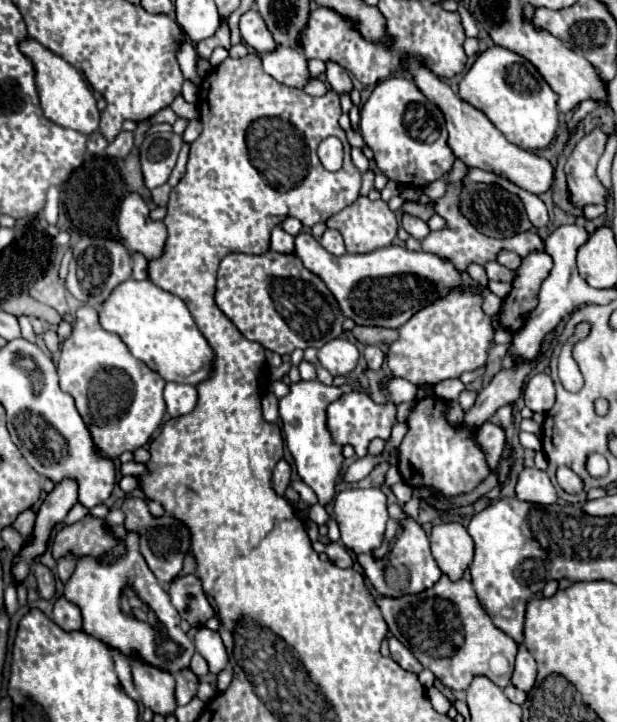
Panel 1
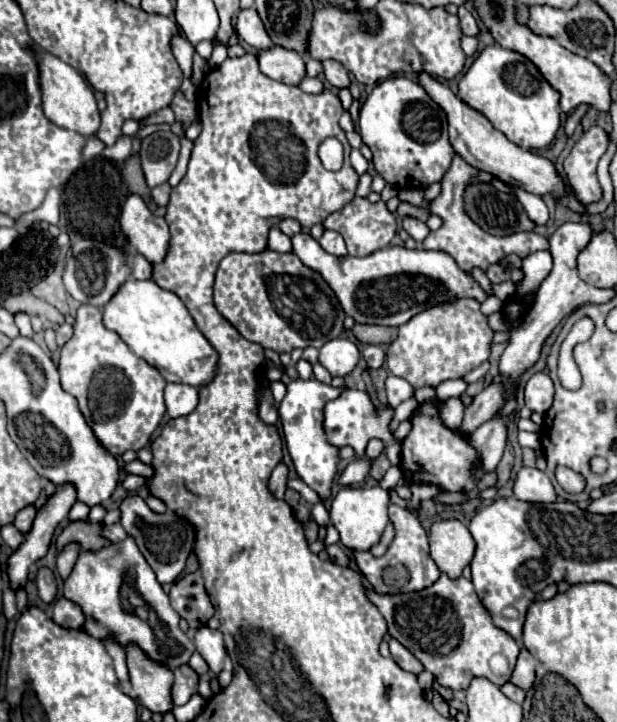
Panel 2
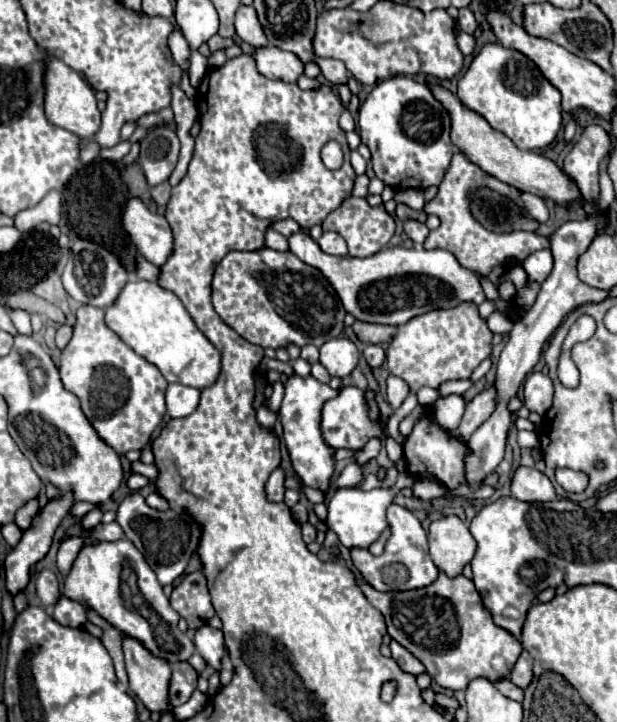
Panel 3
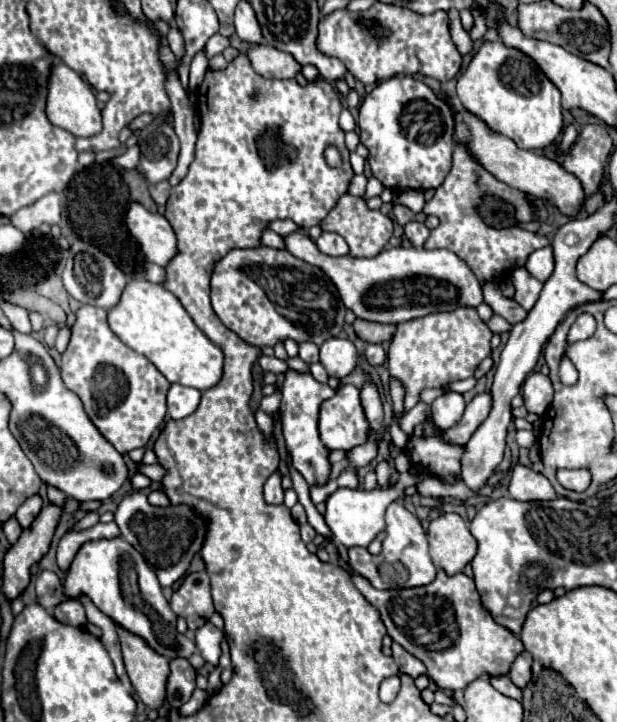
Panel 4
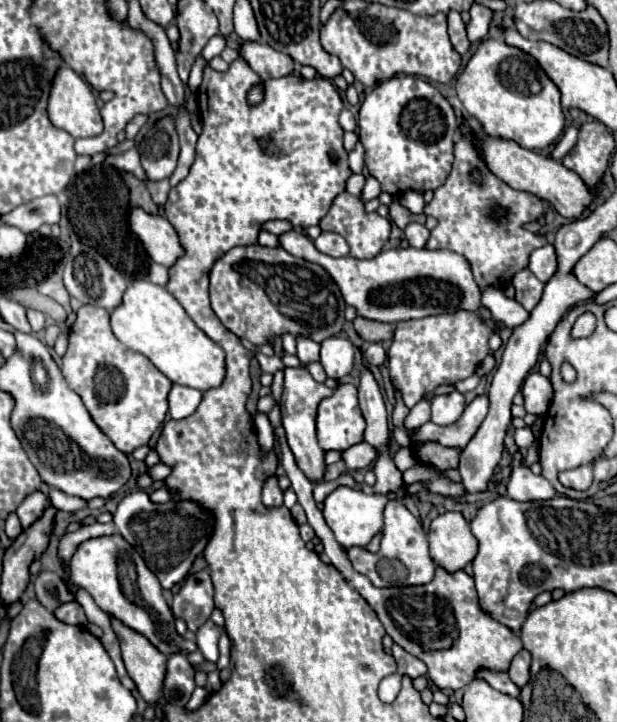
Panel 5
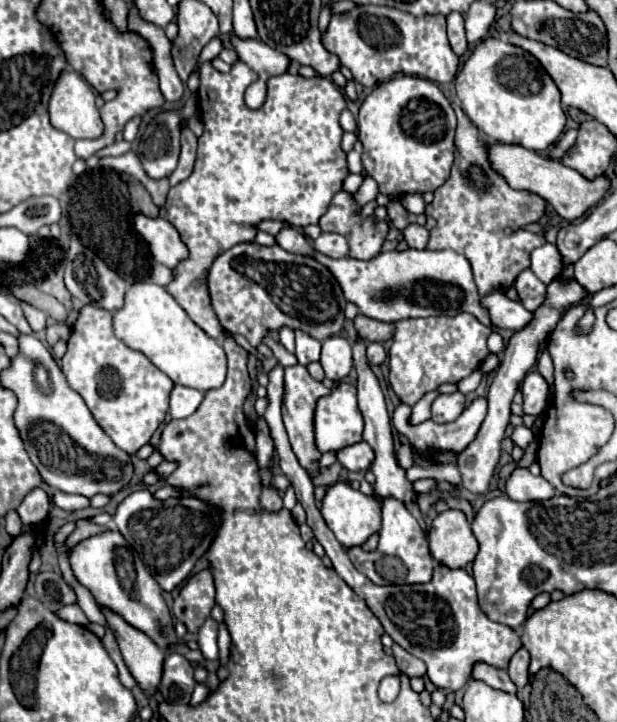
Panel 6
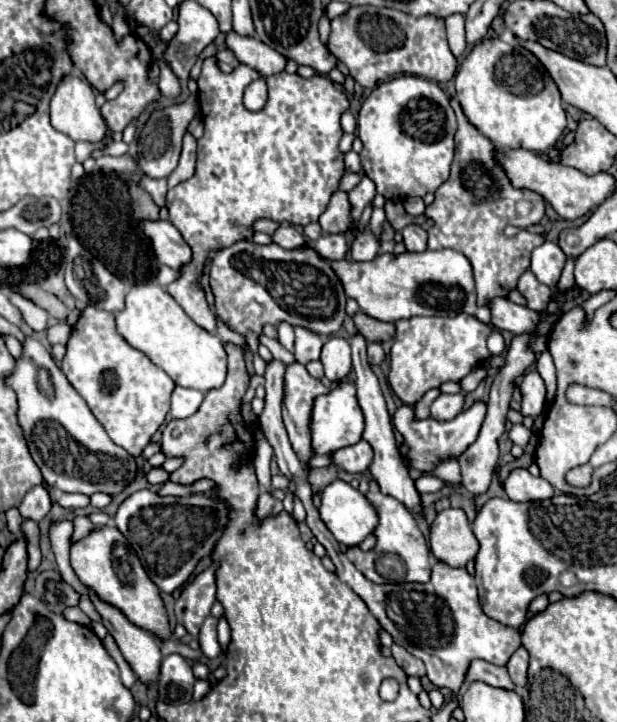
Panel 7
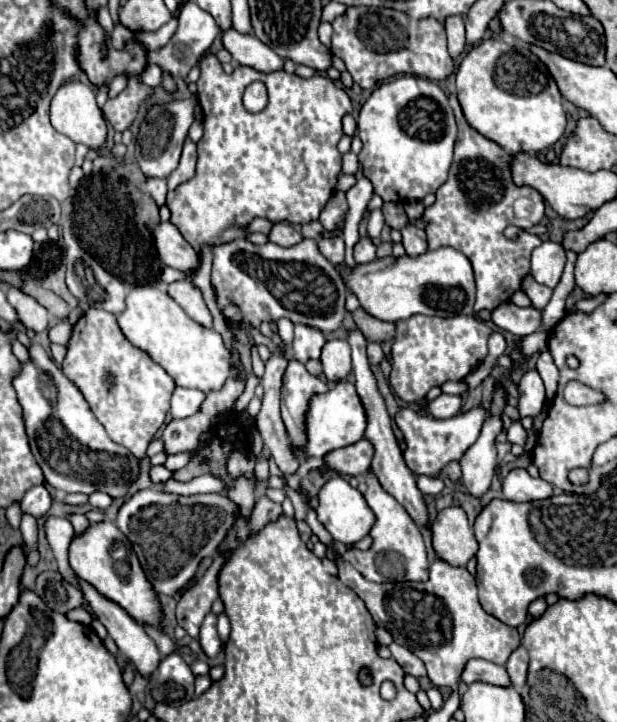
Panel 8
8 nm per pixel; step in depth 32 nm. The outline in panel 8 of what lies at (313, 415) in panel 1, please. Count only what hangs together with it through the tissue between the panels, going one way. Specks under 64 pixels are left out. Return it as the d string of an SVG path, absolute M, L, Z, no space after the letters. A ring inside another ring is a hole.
M294 358L290 360L280 388L280 408L292 444L296 444L296 440L304 440L304 436L300 436L300 420L304 420L304 408L308 408L310 396L326 390L328 384L324 384L318 376L312 376L302 362Z

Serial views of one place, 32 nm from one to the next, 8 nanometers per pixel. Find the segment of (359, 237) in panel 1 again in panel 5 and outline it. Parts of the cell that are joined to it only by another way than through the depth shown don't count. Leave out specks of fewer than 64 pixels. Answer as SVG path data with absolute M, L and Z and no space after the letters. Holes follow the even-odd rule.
M342 192L334 198L328 214L320 220L319 226L322 231L335 232L344 236L348 246L350 246L350 256L352 258L374 258L382 250L384 242L390 236L390 220L378 216L376 212L366 214L360 198L356 198L348 192Z

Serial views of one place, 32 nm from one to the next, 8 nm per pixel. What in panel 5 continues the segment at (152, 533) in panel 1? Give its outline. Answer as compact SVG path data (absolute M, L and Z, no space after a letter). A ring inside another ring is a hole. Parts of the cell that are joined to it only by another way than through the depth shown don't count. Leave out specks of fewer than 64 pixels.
M144 490L128 494L114 514L118 534L138 550L164 590L172 590L188 576L196 556L204 552L212 536L214 520L214 514L194 500L168 500L166 504L156 504Z

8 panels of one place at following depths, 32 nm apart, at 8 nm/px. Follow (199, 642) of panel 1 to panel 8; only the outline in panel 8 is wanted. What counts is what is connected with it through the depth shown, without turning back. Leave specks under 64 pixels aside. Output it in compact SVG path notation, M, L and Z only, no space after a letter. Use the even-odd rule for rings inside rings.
M210 612L206 618L204 618L204 624L200 628L200 644L202 644L202 650L208 658L214 658L220 650L222 650L222 640L216 632L216 614Z

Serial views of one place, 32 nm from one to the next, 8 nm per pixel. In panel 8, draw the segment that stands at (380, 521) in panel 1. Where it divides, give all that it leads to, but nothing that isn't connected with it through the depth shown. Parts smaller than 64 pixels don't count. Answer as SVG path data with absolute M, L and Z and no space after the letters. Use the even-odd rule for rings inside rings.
M334 476L330 478L318 492L318 508L316 508L316 514L318 514L318 520L324 524L324 528L330 532L330 536L342 544L354 544L356 540L364 538L370 528L372 528L372 510L368 508L364 496L352 488L344 478L340 476Z

